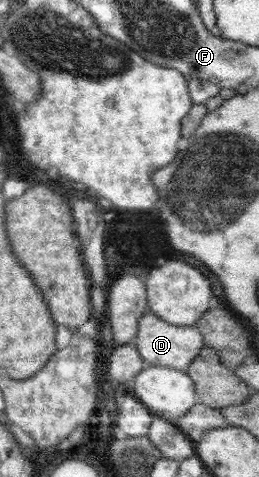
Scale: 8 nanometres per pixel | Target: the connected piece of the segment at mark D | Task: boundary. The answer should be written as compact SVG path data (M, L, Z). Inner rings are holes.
M151 312L144 313L138 320L138 335L132 344L139 351L143 361L151 366L170 367L184 371L205 346L202 333L195 325L176 326L172 323L166 323Z

